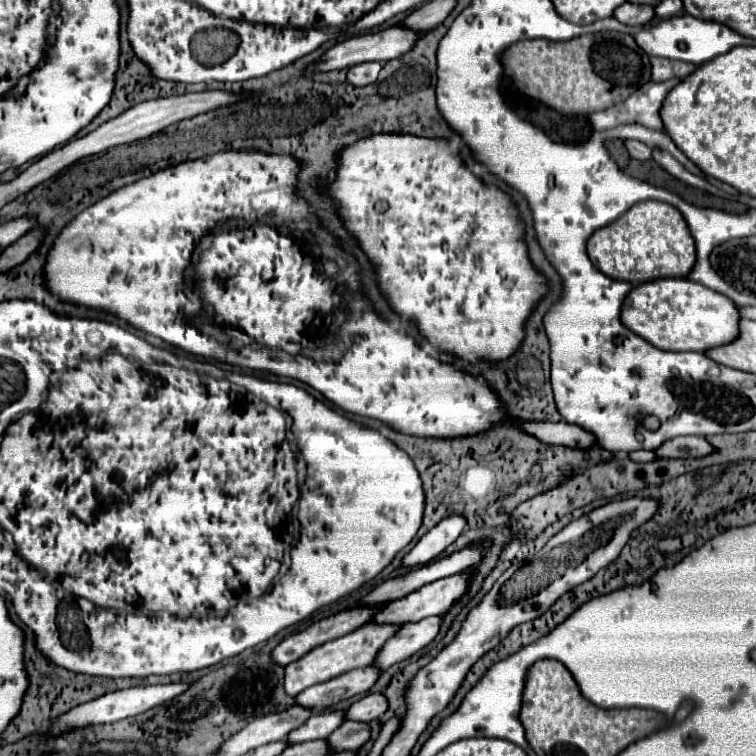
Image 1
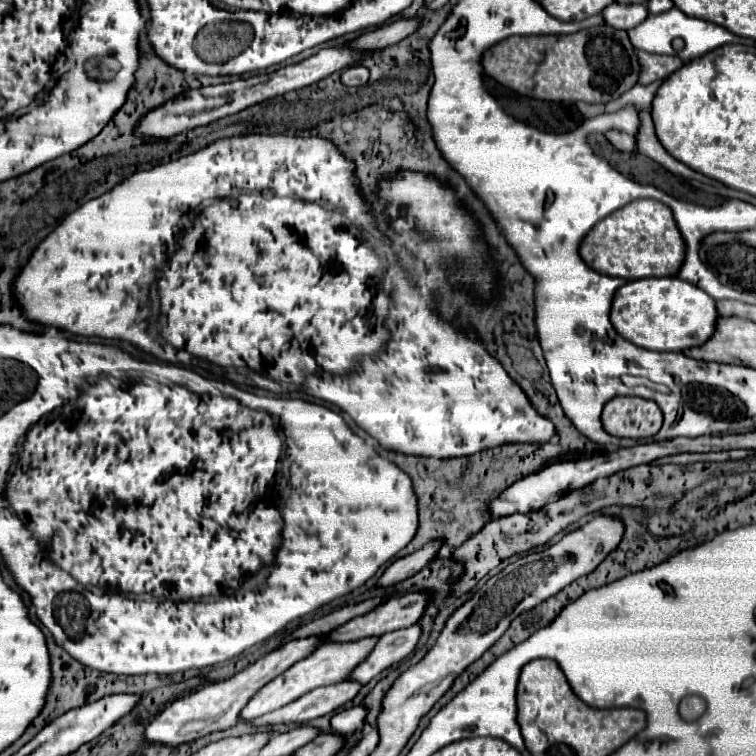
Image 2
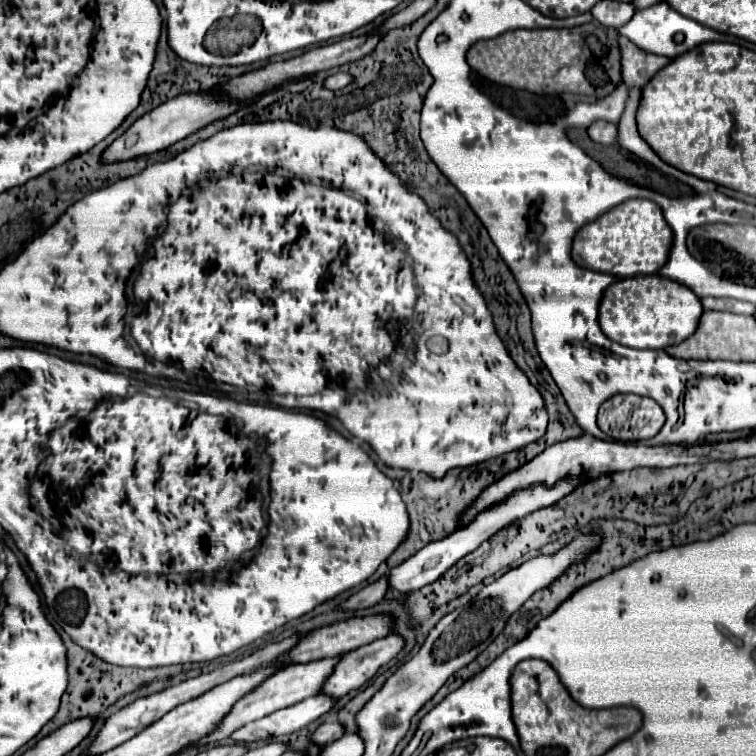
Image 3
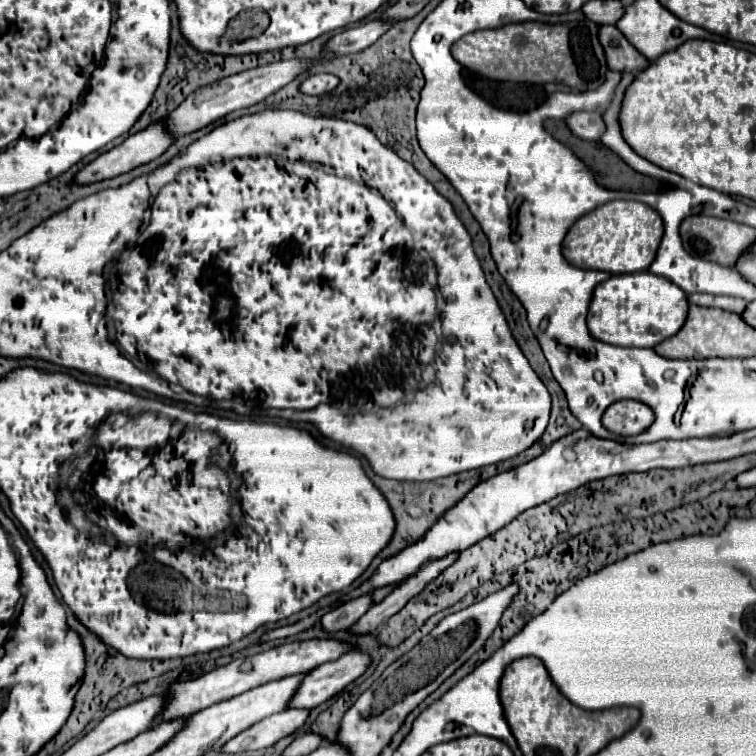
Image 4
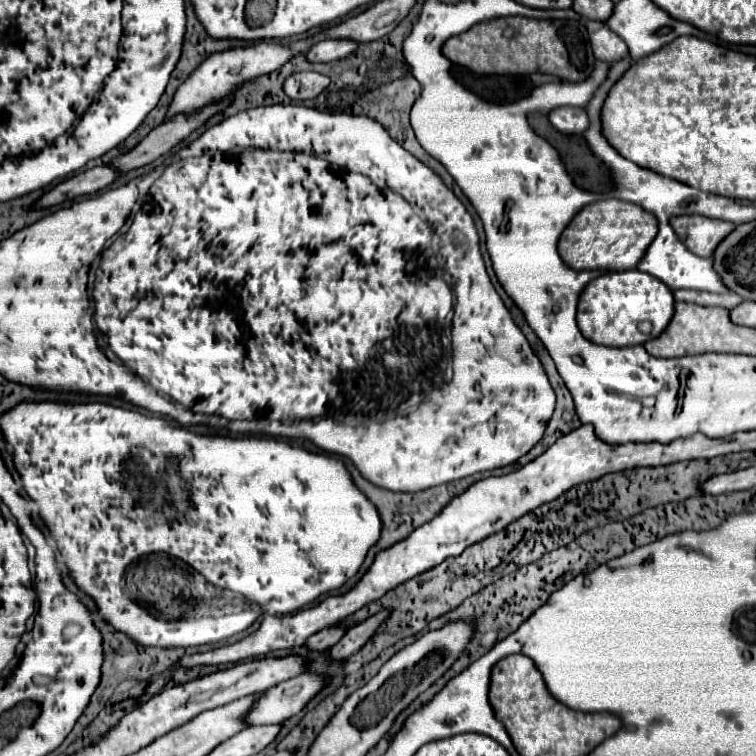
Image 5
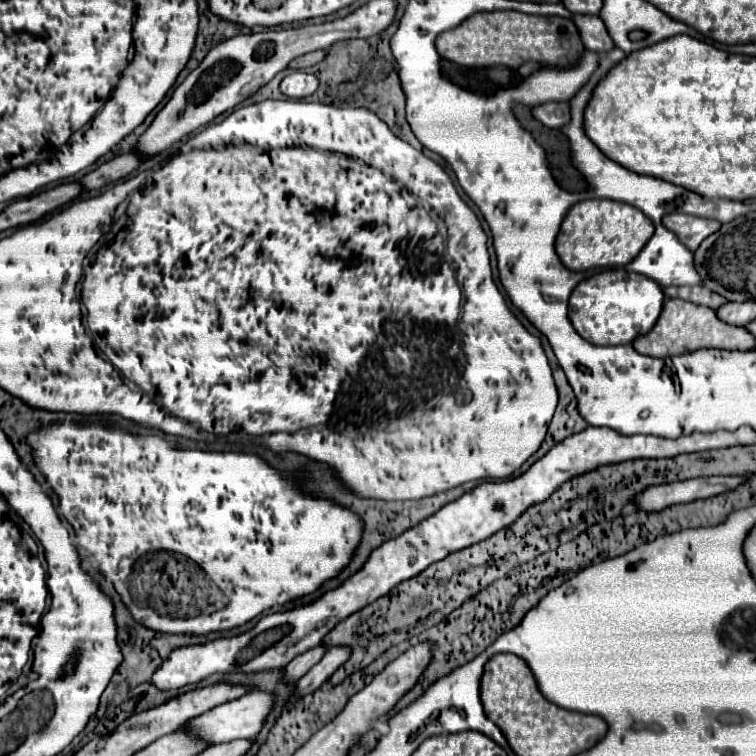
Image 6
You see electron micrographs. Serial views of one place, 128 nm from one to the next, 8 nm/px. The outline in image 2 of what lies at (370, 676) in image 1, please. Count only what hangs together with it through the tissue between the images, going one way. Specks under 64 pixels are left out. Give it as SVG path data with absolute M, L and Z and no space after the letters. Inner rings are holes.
M342 680L338 684L314 688L312 692L300 696L298 700L278 708L270 714L256 718L254 724L276 726L276 724L288 724L288 722L300 722L300 724L310 722L318 716L334 712L336 708L344 706L346 702L350 702L360 692L360 688L362 688L362 684L356 680Z

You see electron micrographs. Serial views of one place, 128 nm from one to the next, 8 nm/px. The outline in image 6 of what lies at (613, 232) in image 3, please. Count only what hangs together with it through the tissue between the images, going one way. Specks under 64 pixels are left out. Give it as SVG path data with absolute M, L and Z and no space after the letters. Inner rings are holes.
M584 200L574 204L566 214L558 238L556 252L568 270L582 272L590 268L628 266L654 234L652 220L638 208L616 200Z

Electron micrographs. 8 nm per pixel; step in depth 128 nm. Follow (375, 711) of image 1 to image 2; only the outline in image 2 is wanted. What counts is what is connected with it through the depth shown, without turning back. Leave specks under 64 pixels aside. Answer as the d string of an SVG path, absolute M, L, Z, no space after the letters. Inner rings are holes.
M358 704L358 706L352 706L348 710L334 714L330 724L340 734L354 734L364 724L366 714L368 714L368 708L364 708L364 704Z

